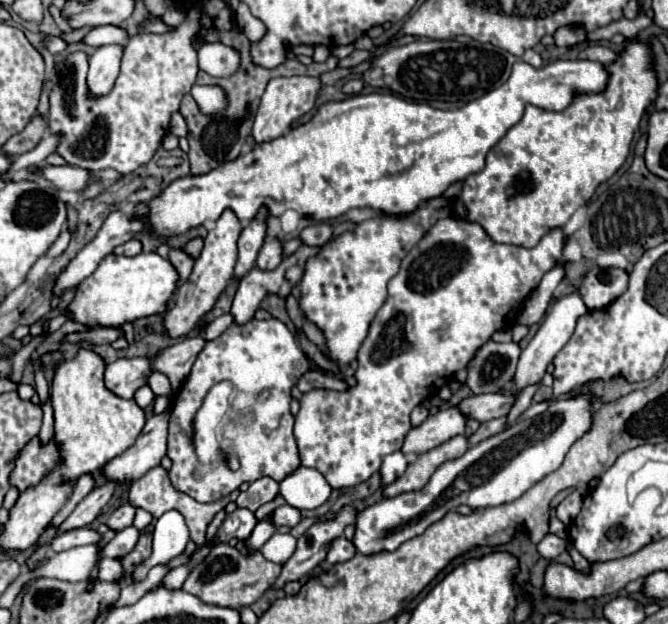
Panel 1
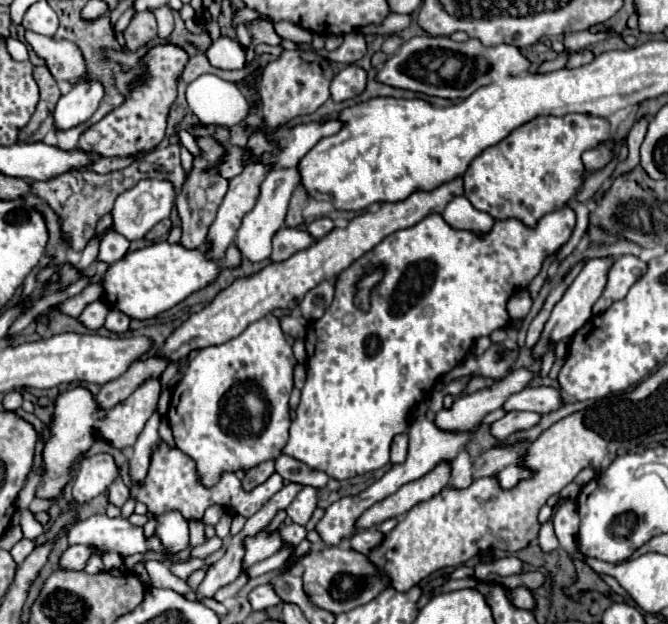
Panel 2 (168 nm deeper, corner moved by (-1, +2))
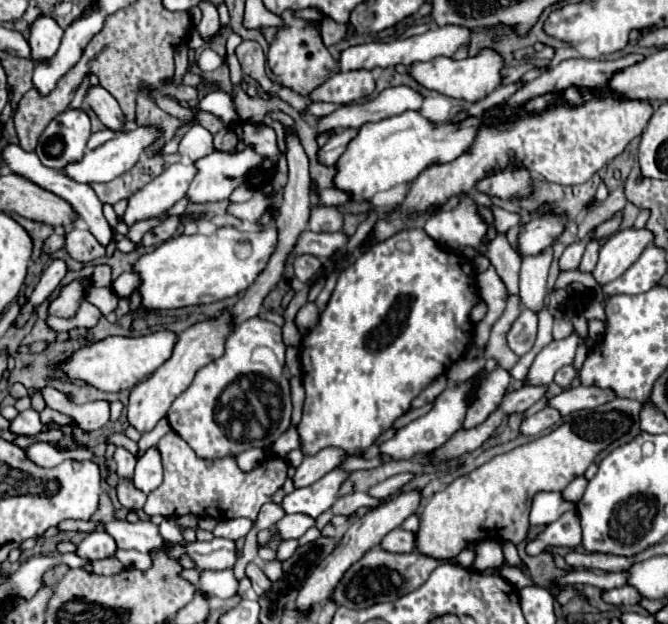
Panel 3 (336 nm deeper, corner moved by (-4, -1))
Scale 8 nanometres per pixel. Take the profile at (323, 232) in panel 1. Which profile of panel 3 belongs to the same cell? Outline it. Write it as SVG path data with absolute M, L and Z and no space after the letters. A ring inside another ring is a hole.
M315 207L311 211L311 219L309 219L311 231L335 233L341 231L341 225L343 225L343 215L337 207Z

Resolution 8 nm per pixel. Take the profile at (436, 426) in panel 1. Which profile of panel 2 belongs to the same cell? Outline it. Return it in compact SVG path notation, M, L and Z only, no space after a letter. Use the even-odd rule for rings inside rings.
M516 368L502 380L496 380L490 388L474 394L466 394L454 402L450 410L440 410L434 418L436 426L458 432L458 428L474 428L486 414L502 408L508 396L526 388L538 374L530 368Z

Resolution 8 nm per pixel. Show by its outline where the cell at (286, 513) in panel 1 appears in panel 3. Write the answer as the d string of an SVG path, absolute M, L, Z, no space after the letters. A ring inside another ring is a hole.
M333 469L331 473L321 477L317 483L303 489L295 489L291 495L283 499L281 507L285 509L285 513L303 513L317 519L335 503L337 491L345 481L345 477L347 477L345 471Z

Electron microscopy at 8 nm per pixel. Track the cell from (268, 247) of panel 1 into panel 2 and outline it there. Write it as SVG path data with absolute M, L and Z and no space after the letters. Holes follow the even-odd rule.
M280 228L276 236L272 238L272 262L282 262L290 258L292 254L312 246L316 238L312 238L306 230L296 230L296 228Z

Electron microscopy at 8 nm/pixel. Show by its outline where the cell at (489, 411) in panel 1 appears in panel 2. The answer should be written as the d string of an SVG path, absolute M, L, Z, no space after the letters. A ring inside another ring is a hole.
M538 386L538 388L524 388L522 392L516 392L506 400L504 410L530 410L538 414L548 414L558 408L562 408L562 396L560 388L550 388L550 386Z

